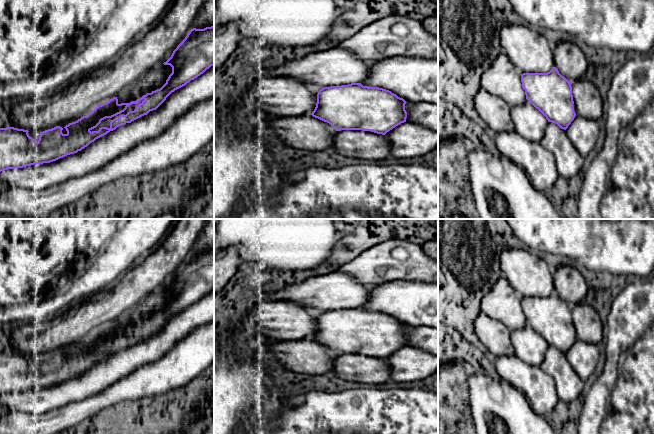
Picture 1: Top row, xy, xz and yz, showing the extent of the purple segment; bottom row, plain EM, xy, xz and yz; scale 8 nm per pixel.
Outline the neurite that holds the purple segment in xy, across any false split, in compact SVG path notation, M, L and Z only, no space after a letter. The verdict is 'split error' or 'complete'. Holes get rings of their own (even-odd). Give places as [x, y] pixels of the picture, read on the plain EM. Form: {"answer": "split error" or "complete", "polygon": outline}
{"answer": "split error", "polygon": "M214 249L204 253L191 253L173 275L171 281L163 288L170 289L172 297L160 313L147 317L130 327L119 328L117 321L113 321L108 326L98 329L87 340L69 347L64 352L56 350L41 356L38 365L29 360L28 354L14 351L0 352L0 396L34 388L50 387L77 377L117 351L131 347L150 335L156 334L172 316L185 310L214 289Z"}

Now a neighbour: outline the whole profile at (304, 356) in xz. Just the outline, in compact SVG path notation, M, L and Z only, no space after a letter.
M293 339L278 341L274 344L263 343L262 347L255 347L255 354L262 353L268 359L272 367L280 371L290 371L306 375L324 375L331 372L333 359L336 354L327 346L324 346L312 339Z

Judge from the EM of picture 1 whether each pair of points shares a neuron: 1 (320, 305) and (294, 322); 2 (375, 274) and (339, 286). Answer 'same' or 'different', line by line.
1: different
2: different

